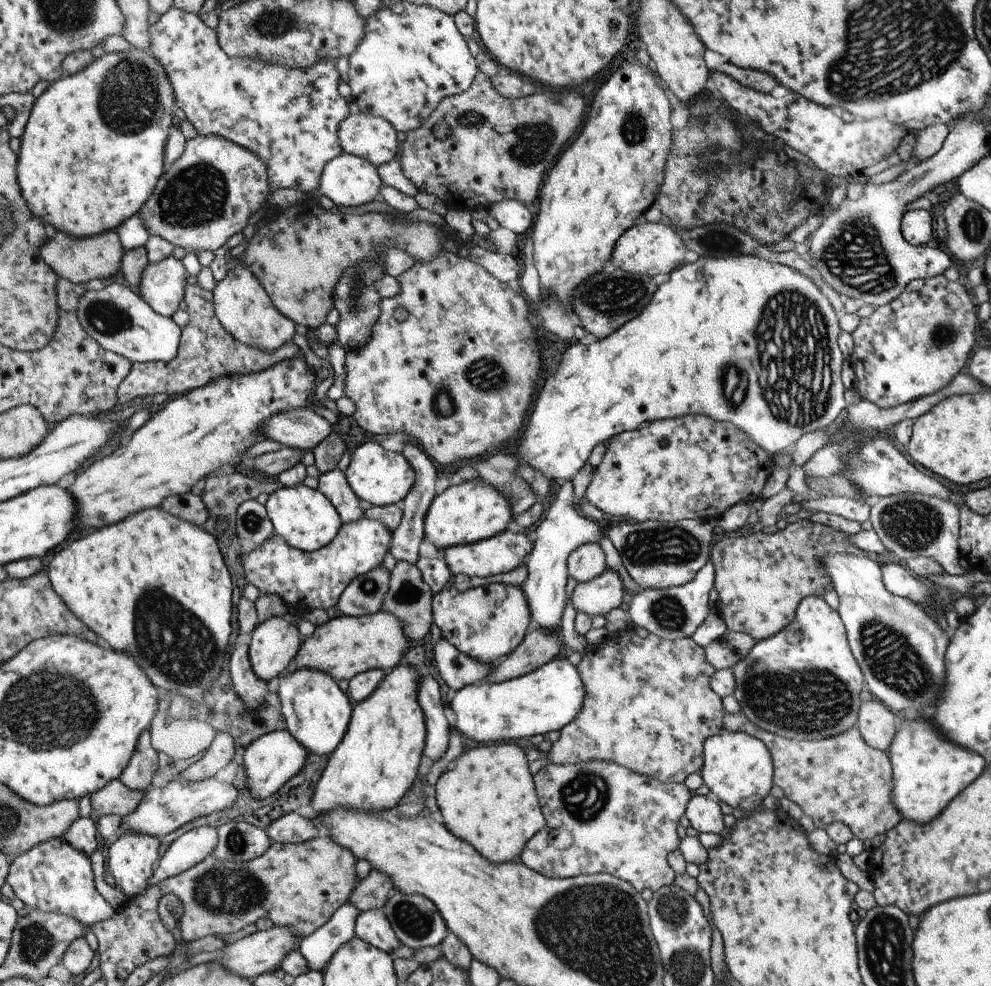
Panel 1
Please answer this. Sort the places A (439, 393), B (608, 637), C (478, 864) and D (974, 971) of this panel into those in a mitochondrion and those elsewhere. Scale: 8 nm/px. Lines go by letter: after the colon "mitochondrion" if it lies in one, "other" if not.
A: mitochondrion
B: other
C: other
D: other

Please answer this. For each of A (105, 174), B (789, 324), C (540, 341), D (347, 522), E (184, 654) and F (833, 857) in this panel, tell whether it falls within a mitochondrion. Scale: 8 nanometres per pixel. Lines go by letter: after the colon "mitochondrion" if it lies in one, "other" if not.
A: other
B: mitochondrion
C: other
D: other
E: mitochondrion
F: other

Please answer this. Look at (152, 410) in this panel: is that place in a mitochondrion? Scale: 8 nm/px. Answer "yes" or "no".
no

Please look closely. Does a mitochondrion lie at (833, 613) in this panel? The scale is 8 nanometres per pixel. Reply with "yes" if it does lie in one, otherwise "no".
no

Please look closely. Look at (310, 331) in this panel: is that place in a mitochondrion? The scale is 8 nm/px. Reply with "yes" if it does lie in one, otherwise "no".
no

